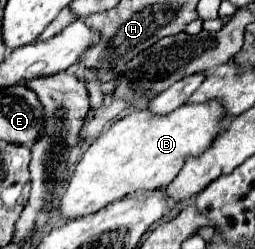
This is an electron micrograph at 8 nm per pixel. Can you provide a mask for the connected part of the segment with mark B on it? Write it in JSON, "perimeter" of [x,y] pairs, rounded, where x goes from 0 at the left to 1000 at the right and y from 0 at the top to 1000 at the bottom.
{"perimeter":[[[847,402],[722,418],[651,466],[580,458],[573,434],[525,442],[408,522],[329,610],[235,795],[235,867],[298,884],[376,859],[431,811],[525,779],[533,763],[651,755],[722,667],[722,635],[784,627],[886,498],[894,482],[871,482],[871,426]]]}

